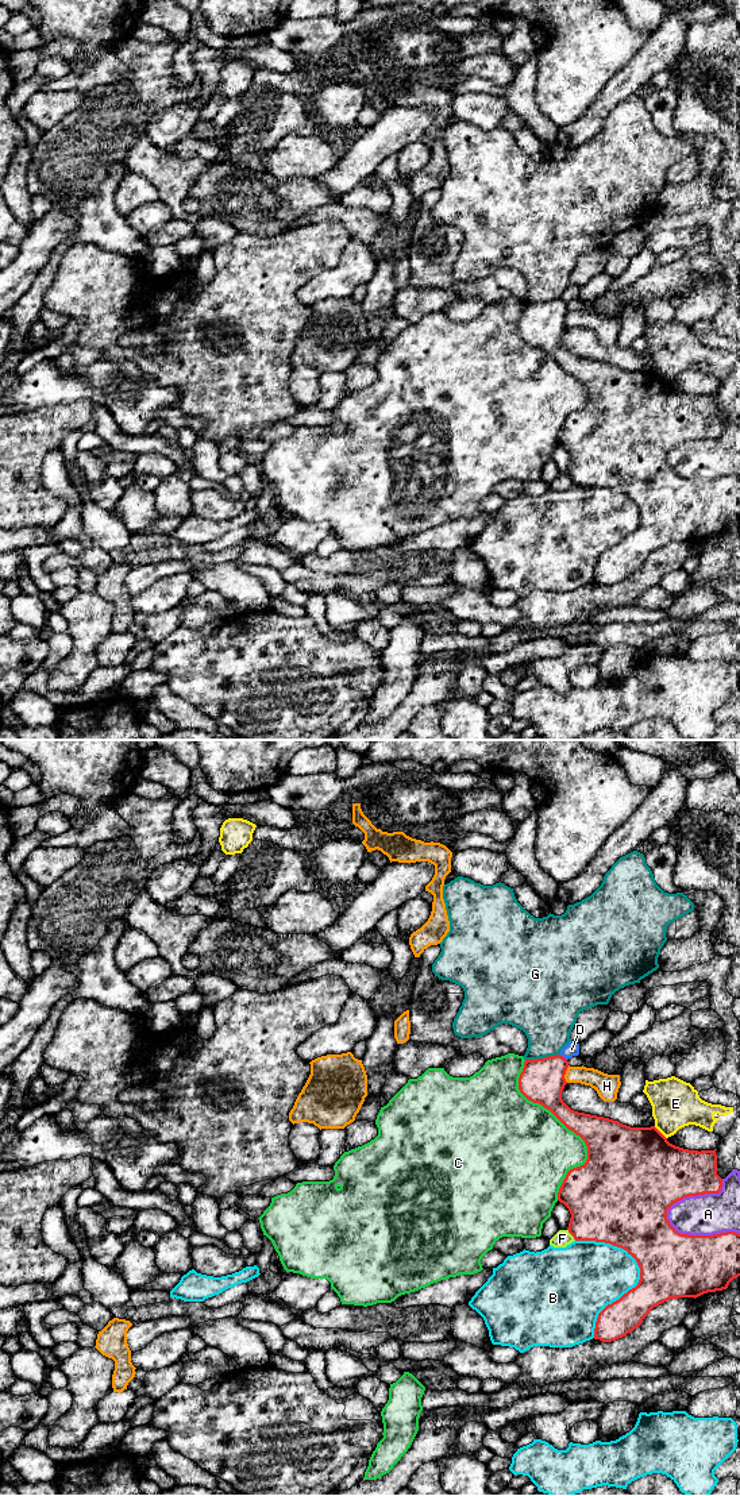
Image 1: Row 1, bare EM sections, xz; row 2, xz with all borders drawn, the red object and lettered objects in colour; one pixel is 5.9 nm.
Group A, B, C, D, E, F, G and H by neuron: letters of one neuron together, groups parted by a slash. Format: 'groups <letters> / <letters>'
groups A / B / C / D / E / F / G / H

